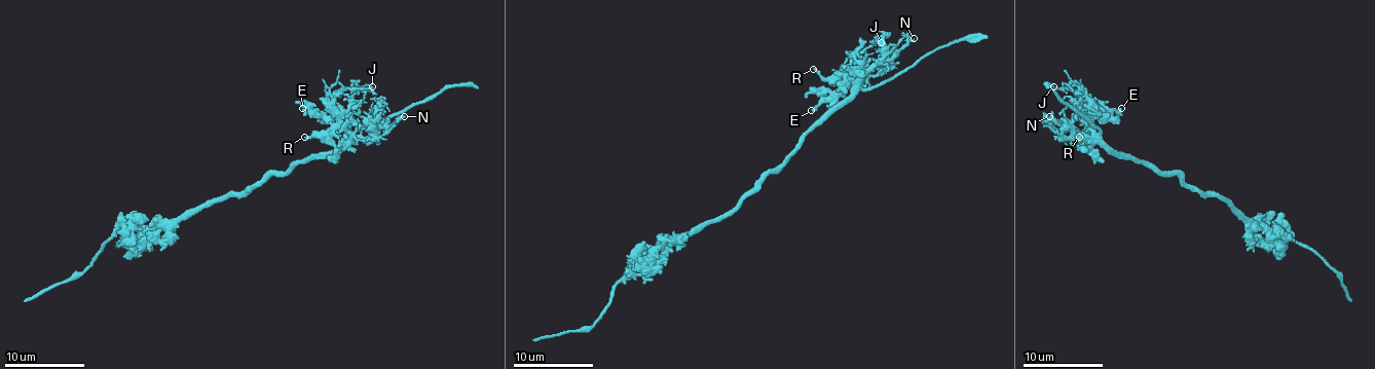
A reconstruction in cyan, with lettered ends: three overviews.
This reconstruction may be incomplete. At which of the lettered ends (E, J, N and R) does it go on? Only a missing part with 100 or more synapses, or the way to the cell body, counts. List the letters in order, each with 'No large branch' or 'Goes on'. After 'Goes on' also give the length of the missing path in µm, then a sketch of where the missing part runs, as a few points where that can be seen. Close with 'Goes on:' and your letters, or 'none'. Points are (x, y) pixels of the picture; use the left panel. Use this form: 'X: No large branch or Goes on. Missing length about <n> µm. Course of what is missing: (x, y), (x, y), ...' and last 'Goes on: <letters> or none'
E: No large branch
J: No large branch
N: No large branch
R: No large branch
Goes on: none

